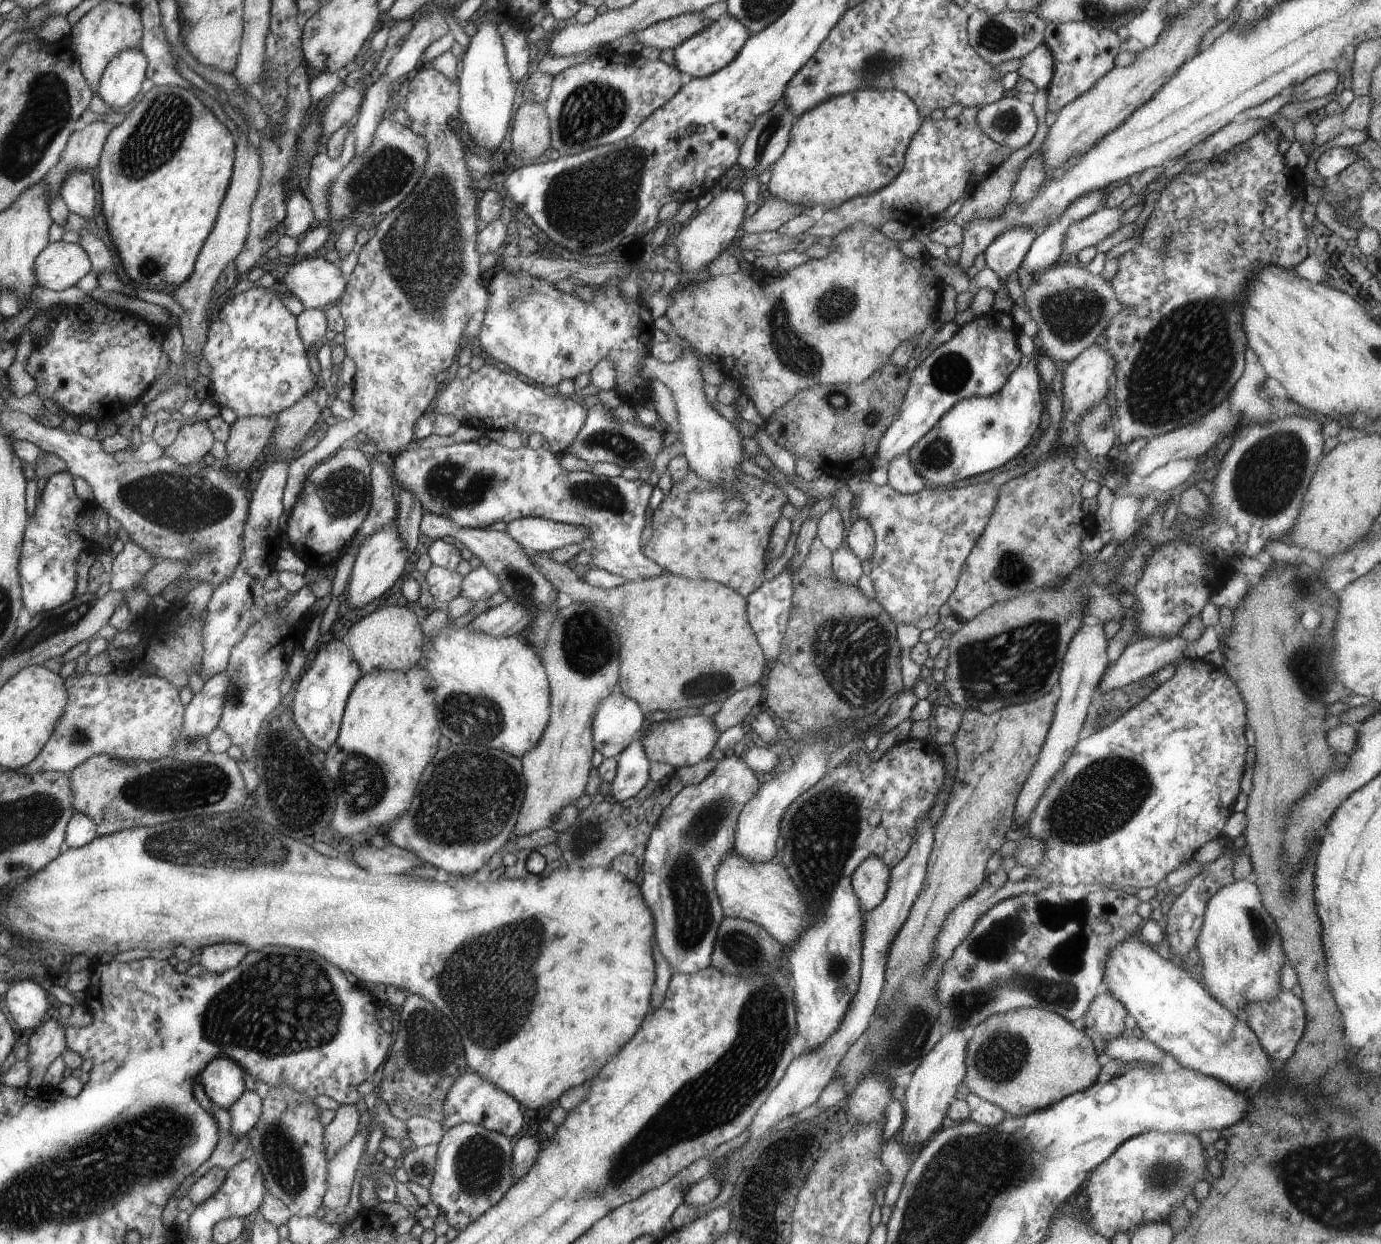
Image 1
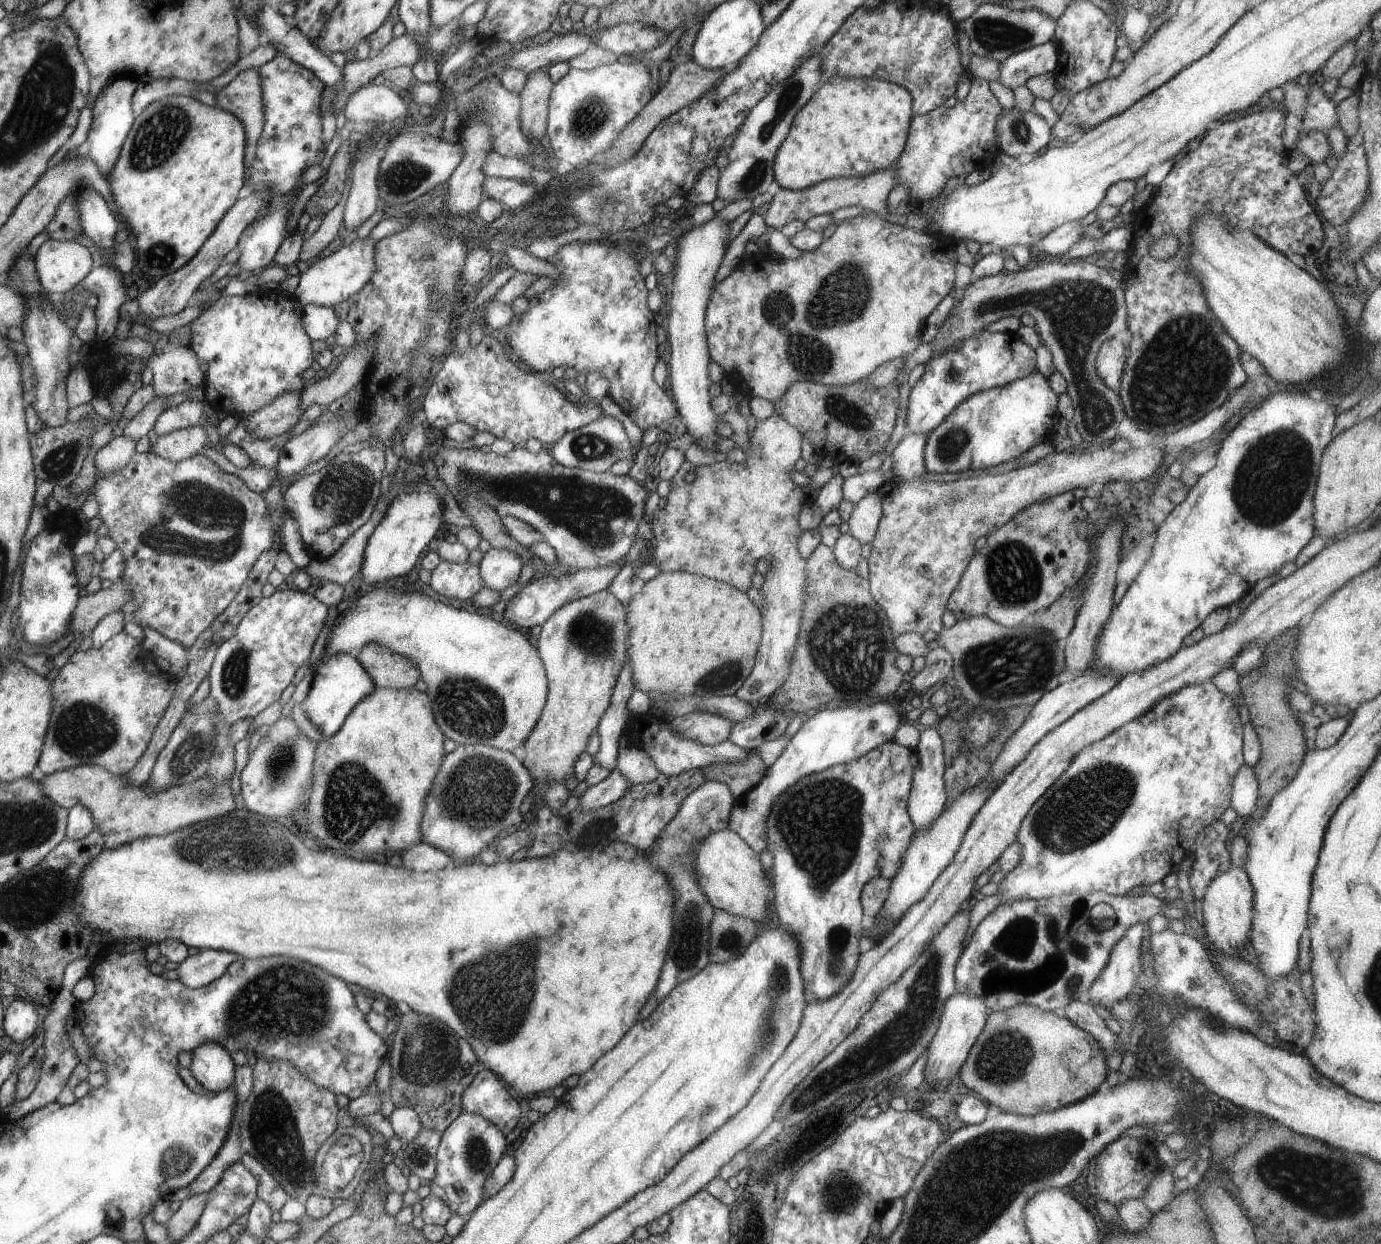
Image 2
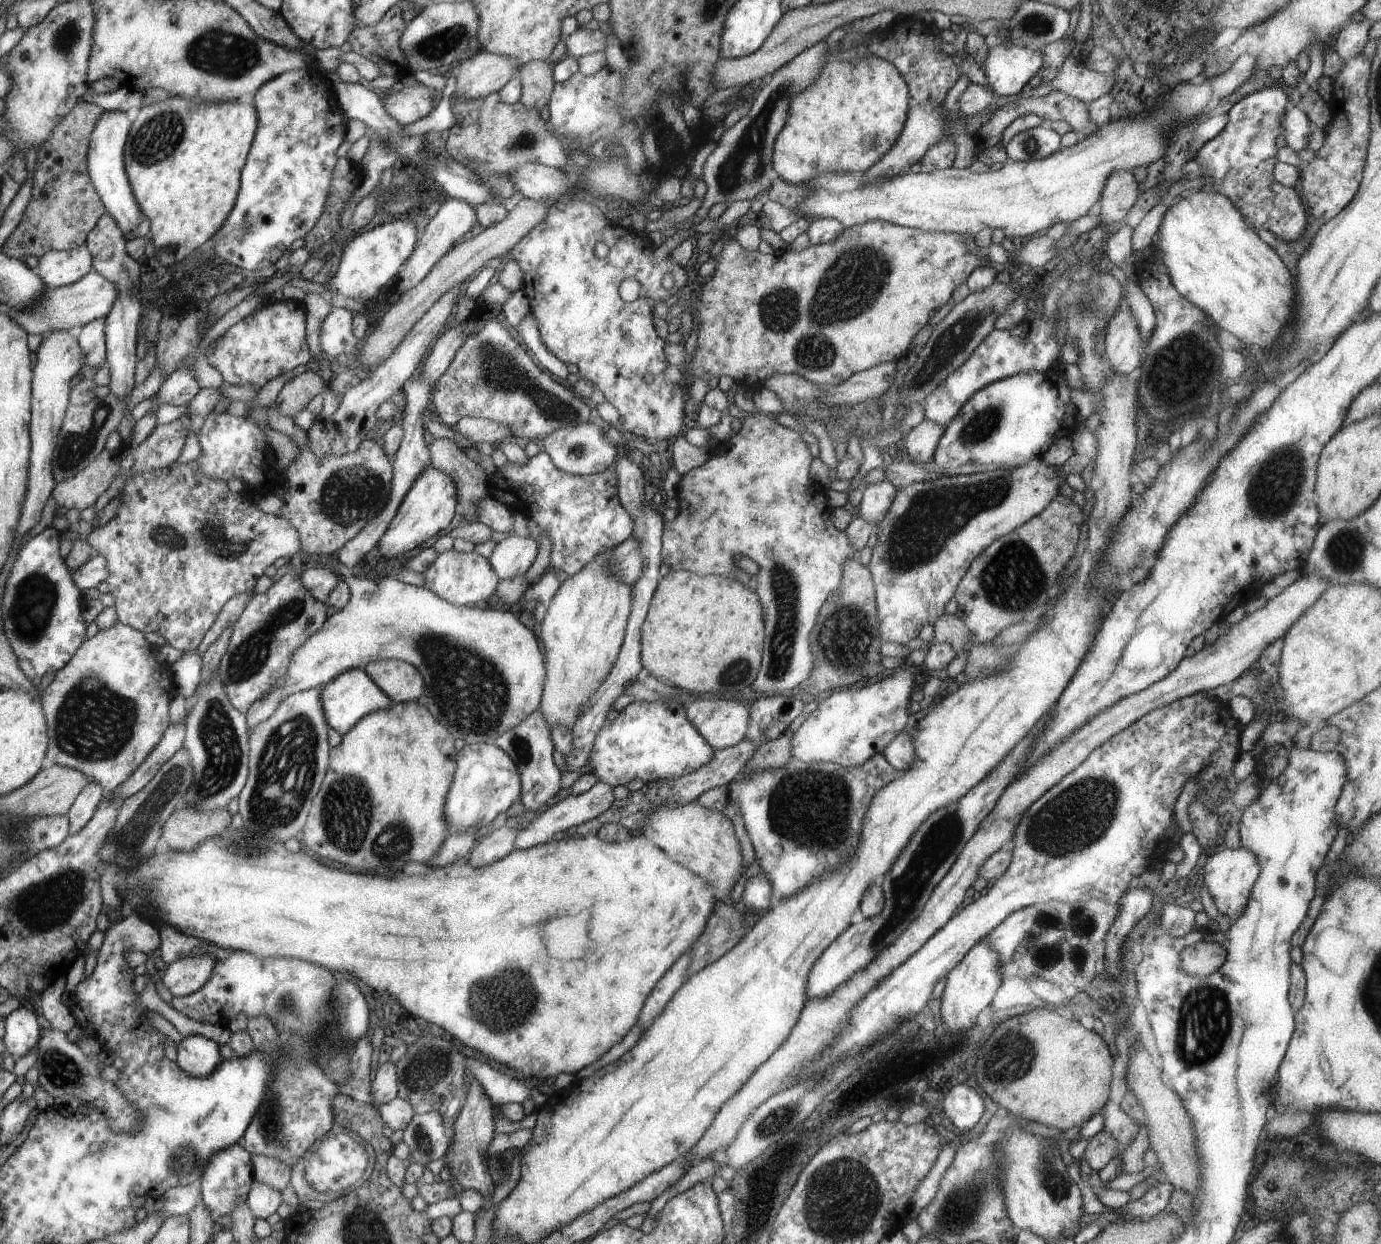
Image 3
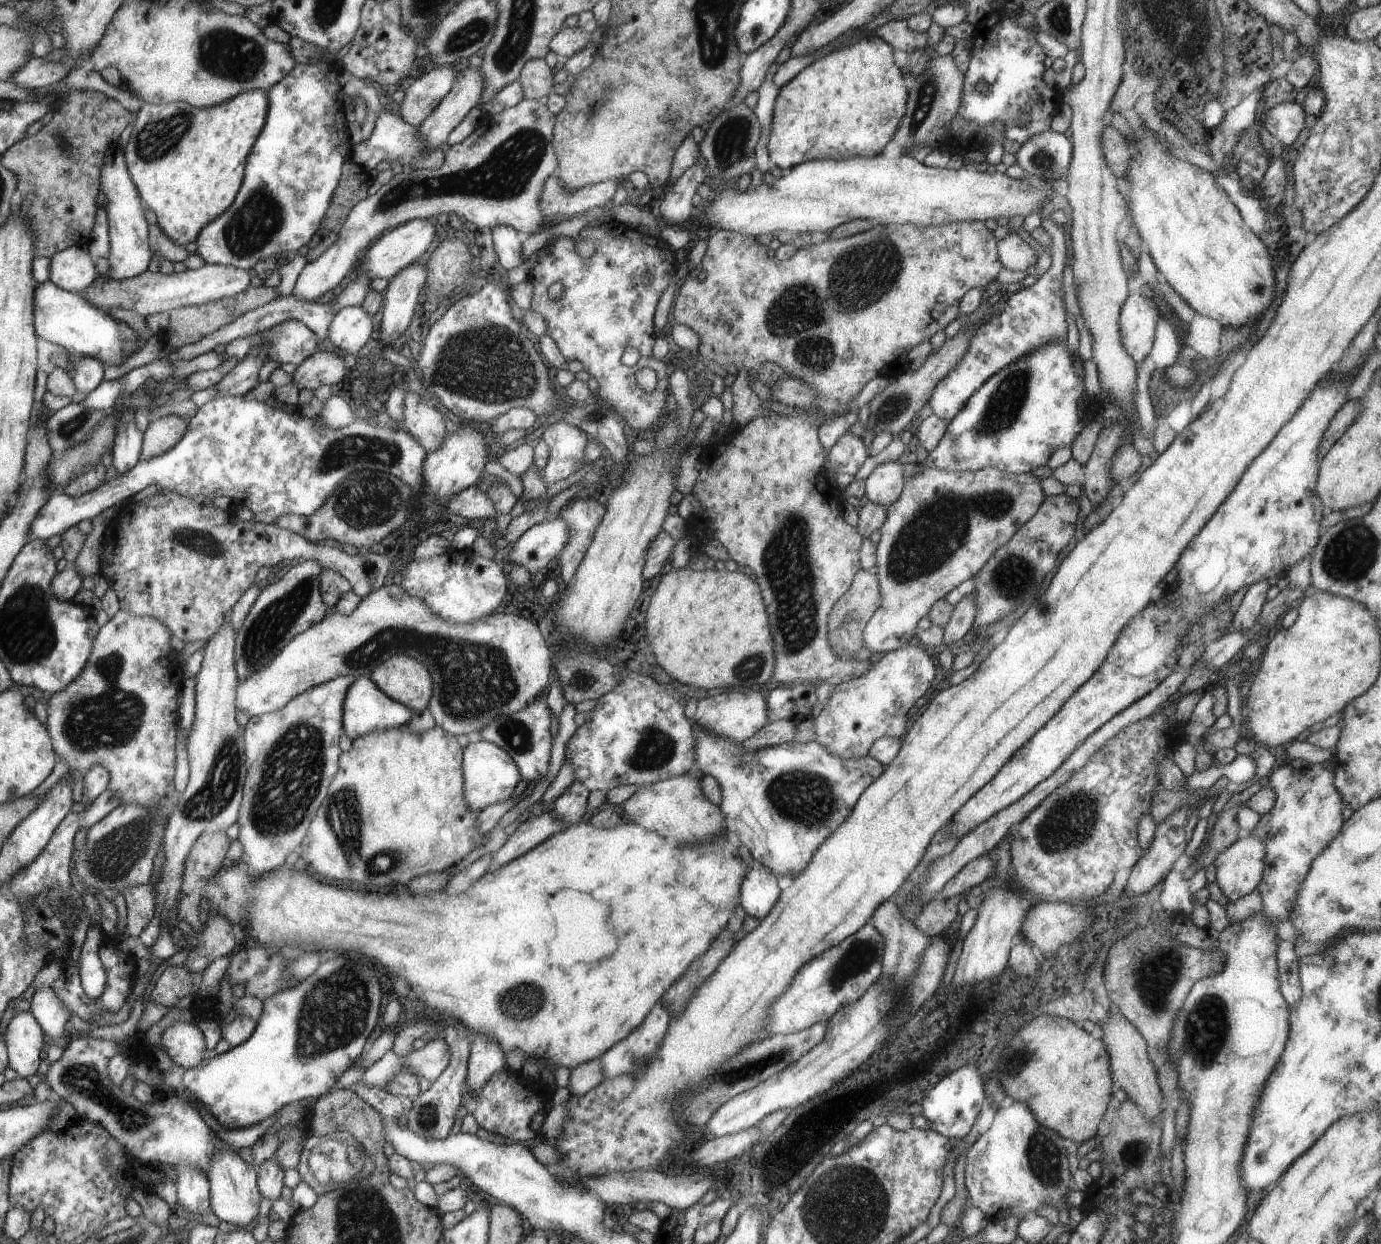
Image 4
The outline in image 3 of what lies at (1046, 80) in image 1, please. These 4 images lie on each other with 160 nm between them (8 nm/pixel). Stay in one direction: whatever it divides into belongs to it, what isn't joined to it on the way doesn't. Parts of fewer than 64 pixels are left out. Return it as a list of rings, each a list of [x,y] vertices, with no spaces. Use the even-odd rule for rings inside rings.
[[[1008,42],[985,50],[984,74],[988,88],[998,96],[1020,95],[1032,77],[1045,65],[1042,53]]]

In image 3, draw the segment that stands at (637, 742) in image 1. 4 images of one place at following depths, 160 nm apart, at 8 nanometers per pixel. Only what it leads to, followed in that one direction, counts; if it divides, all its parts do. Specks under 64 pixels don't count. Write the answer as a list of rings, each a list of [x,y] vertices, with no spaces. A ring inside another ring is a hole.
[[[598,781],[584,794],[578,796],[570,795],[547,810],[540,811],[536,815],[530,815],[529,822],[520,829],[518,836],[514,840],[514,848],[529,850],[534,846],[548,843],[548,840],[555,838],[557,834],[569,831],[580,824],[589,822],[598,816],[601,816],[615,802],[614,792],[610,784]]]

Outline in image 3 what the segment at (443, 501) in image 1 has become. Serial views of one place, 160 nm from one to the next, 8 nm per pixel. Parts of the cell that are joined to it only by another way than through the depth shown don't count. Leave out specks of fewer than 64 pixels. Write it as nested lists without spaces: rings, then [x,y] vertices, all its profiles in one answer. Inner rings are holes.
[[[541,450],[537,456],[529,458],[526,465],[508,461],[508,464],[498,469],[489,480],[491,496],[500,500],[507,508],[513,508],[525,519],[532,520],[542,533],[548,534],[552,542],[550,566],[565,572],[568,577],[581,573],[598,554],[614,549],[633,535],[633,518],[621,503],[616,472],[612,468],[596,475],[566,474],[558,470],[553,459]]]

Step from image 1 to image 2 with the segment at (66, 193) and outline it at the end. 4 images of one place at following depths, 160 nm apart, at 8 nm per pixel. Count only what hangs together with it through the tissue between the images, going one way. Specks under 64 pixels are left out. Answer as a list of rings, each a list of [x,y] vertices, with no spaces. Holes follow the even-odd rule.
[[[90,188],[78,198],[78,210],[86,238],[90,238],[100,248],[108,250],[115,242],[115,234],[123,227],[117,214],[108,206],[96,190]]]

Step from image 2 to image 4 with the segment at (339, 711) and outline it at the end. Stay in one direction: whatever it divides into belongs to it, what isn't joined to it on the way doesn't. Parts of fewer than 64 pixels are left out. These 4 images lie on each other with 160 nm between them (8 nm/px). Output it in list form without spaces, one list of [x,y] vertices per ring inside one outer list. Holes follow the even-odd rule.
[[[358,678],[350,689],[349,697],[346,698],[345,732],[350,738],[356,739],[375,730],[394,730],[394,728],[409,725],[414,713],[415,711],[404,703],[390,699],[371,678]]]

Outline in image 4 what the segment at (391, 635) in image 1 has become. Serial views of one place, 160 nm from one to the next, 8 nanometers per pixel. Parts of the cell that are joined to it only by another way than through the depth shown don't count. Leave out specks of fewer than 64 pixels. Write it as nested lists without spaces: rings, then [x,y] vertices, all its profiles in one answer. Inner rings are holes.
[[[399,653],[394,654],[393,657],[386,660],[386,662],[382,662],[377,669],[373,670],[371,679],[390,699],[404,703],[405,706],[408,706],[415,712],[423,712],[425,709],[429,709],[430,701],[433,700],[433,674],[424,662],[418,662],[412,656]]]

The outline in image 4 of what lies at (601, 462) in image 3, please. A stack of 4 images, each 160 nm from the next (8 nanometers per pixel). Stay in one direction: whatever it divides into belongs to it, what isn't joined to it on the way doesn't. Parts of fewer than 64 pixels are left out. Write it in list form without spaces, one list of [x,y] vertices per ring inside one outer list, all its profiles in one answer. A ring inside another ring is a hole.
[[[560,420],[543,426],[536,437],[544,440],[550,450],[550,458],[542,467],[542,479],[547,486],[568,478],[582,466],[588,440],[584,430]]]

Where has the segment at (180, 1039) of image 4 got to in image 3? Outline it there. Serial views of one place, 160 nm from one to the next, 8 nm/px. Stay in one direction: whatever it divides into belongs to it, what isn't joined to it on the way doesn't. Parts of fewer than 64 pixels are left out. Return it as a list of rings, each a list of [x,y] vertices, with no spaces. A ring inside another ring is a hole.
[[[186,1036],[177,1047],[177,1066],[195,1078],[206,1078],[221,1066],[220,1045],[204,1036]]]

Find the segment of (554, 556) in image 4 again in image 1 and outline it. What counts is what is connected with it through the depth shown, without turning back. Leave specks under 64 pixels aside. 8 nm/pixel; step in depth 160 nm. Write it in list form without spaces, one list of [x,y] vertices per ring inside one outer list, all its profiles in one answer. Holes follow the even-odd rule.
[[[482,565],[475,570],[471,570],[464,577],[460,597],[467,598],[473,603],[480,602],[480,600],[487,601],[498,590],[500,590],[498,577]]]

